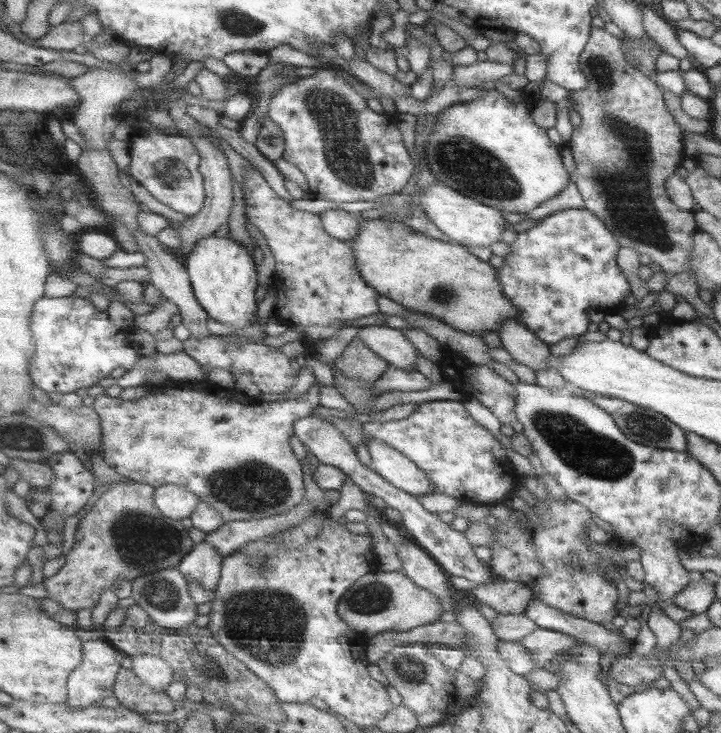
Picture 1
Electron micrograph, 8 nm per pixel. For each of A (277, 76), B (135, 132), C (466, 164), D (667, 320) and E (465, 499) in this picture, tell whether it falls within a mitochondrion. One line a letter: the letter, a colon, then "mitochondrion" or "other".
A: mitochondrion
B: other
C: mitochondrion
D: other
E: other

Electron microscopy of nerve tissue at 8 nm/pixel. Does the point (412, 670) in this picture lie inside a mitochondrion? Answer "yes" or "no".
yes

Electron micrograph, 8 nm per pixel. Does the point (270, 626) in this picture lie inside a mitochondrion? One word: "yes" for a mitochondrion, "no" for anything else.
yes

